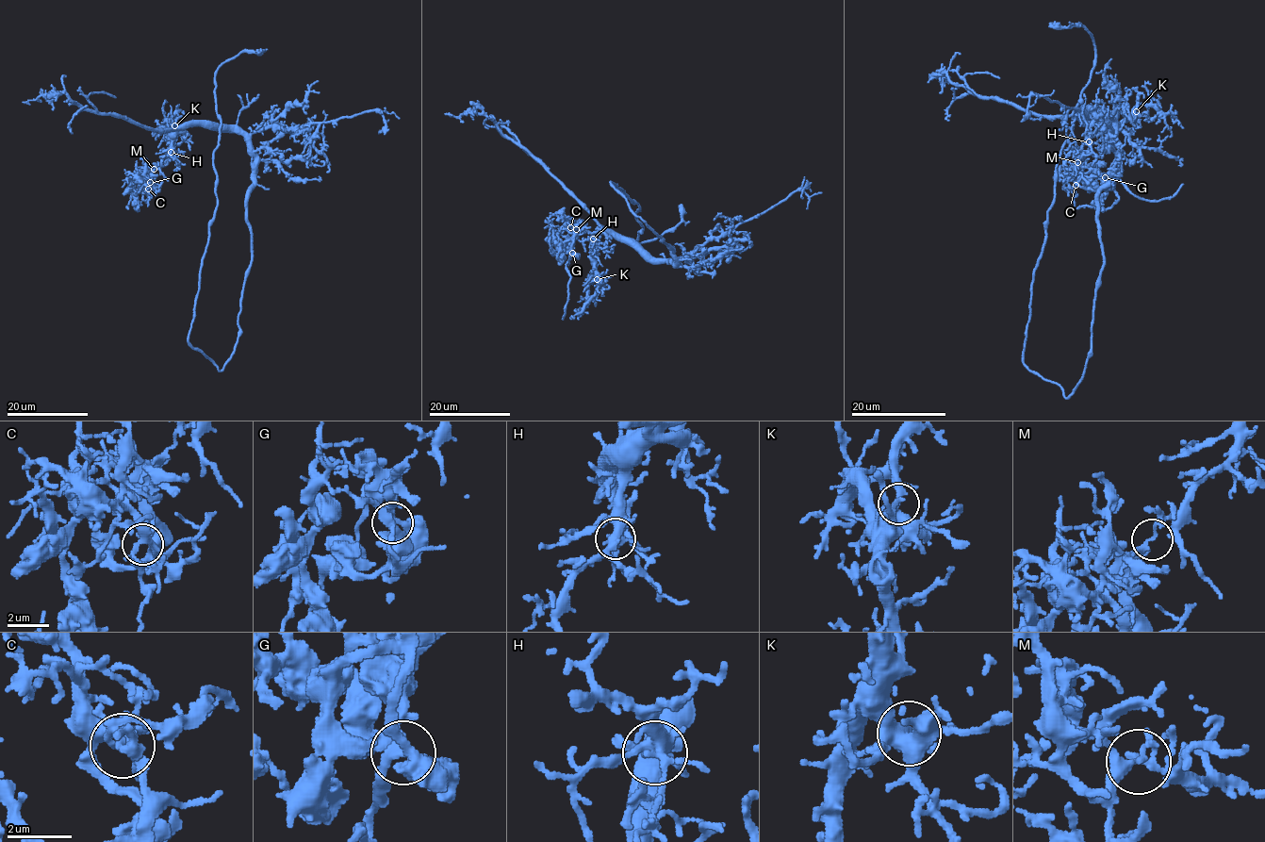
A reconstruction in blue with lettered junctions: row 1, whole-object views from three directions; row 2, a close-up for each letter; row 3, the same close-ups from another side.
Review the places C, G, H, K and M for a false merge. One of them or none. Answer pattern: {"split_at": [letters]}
{"split_at": ["M"]}

